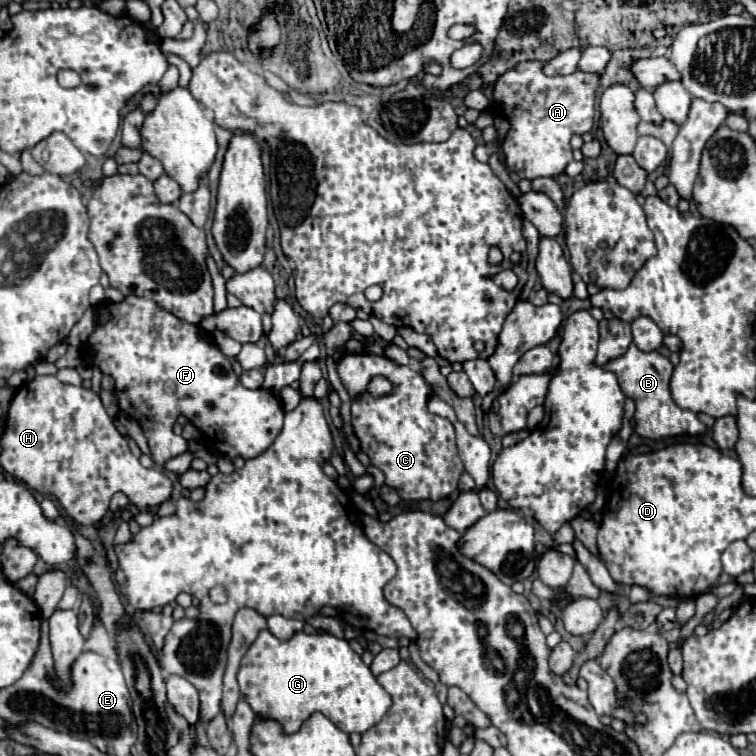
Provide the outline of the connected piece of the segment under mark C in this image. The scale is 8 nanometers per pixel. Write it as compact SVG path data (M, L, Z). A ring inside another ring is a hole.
M361 351L345 353L337 361L337 373L353 399L351 423L361 449L369 455L371 465L385 473L385 483L393 487L401 499L439 501L457 491L457 481L465 469L457 455L455 427L449 419L427 411L433 389L423 379L421 371L397 365L383 355L369 355L367 351ZM375 377L389 379L393 391L383 397L373 397L367 391L367 385Z

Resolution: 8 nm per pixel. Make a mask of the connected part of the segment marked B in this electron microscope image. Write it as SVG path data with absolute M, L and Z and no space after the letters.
M631 345L625 355L609 361L605 365L605 369L613 371L617 375L623 393L635 401L635 405L637 405L635 431L641 437L647 437L647 439L665 439L669 435L671 437L681 437L681 435L701 437L707 433L707 427L697 419L697 415L693 411L685 411L685 409L677 407L677 403L671 399L669 381L673 375L673 367L671 367L671 361L667 357L663 357L661 353L657 353L657 351L645 353L645 351L637 349L637 345Z

